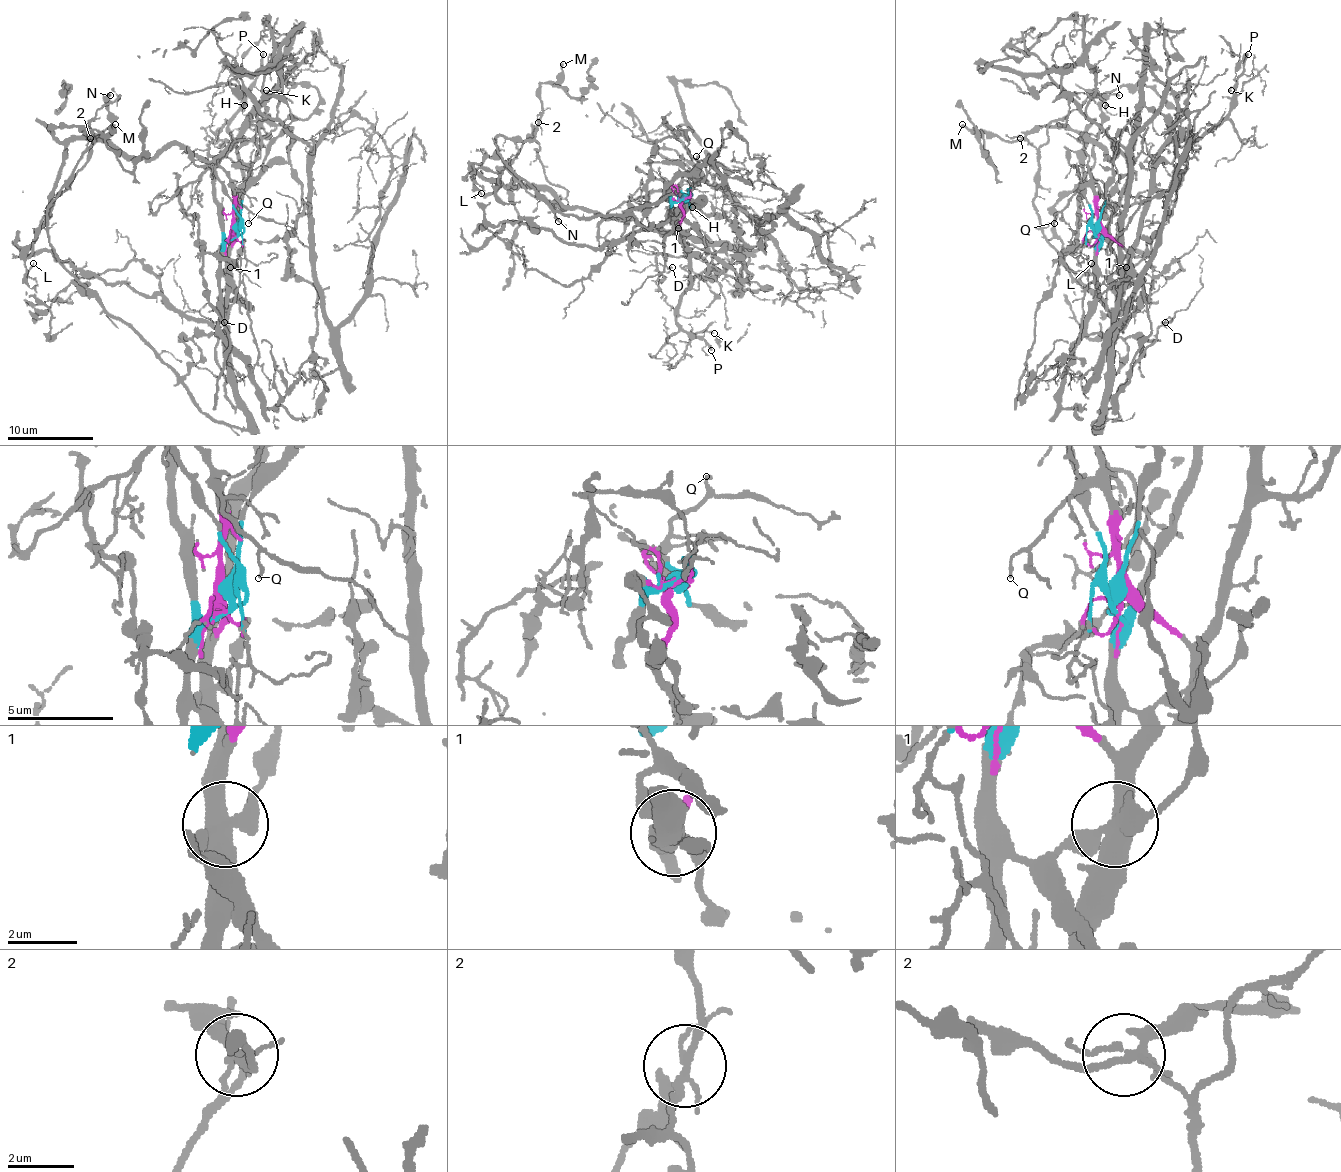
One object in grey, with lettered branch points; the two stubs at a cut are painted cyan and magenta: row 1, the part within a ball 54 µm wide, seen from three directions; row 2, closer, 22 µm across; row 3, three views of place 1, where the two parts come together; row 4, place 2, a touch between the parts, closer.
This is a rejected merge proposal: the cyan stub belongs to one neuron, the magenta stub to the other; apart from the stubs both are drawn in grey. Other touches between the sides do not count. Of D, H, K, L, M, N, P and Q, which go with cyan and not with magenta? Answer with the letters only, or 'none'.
L, M, N

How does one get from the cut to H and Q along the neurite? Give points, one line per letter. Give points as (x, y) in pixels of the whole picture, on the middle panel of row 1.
H: (682, 200), (678, 235), (691, 252), (703, 256), (708, 252), (691, 211), (693, 207)
Q: (682, 200), (682, 175), (697, 160), (697, 155)

